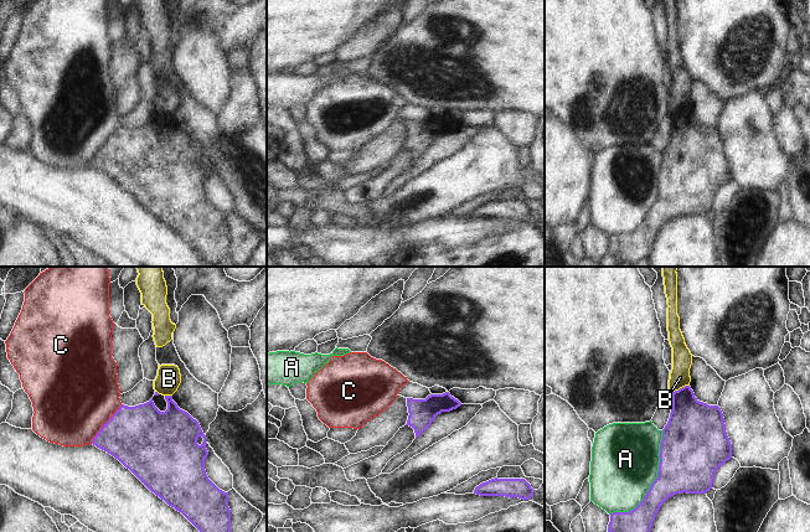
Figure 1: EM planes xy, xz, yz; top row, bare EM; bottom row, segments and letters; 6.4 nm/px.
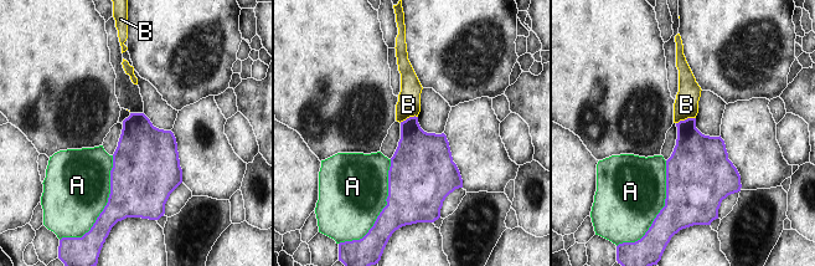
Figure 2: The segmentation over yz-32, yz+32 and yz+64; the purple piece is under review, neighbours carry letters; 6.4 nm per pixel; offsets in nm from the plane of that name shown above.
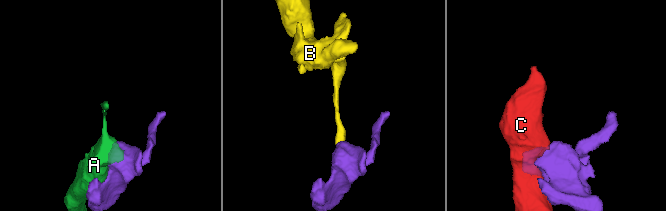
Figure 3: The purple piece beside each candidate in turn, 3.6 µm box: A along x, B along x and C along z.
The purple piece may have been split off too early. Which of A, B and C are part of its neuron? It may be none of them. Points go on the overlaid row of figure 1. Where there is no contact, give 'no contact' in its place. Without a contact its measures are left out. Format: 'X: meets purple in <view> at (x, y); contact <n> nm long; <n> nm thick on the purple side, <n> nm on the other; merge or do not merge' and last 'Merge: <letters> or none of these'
A: meets purple in yz at (654, 481); contact 650 nm long; 360 nm thick on the purple side, 440 nm on the other; do not merge
B: meets purple in yz at (680, 388); contact 130 nm long; 320 nm thick on the purple side, 130 nm on the other; do not merge
C: meets purple in xy at (104, 424); contact 320 nm long; 400 nm thick on the purple side, 480 nm on the other; do not merge
Merge: none of these

